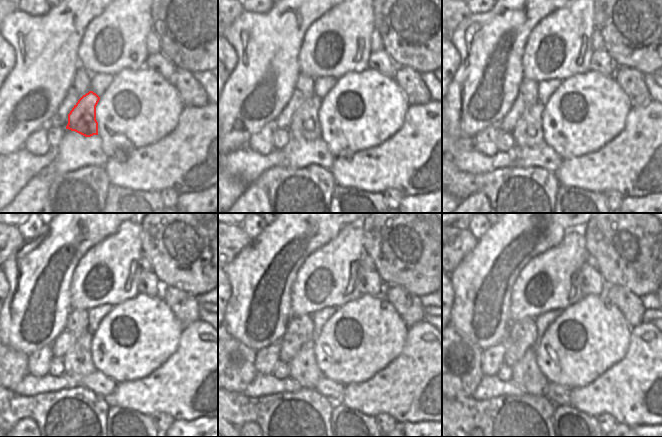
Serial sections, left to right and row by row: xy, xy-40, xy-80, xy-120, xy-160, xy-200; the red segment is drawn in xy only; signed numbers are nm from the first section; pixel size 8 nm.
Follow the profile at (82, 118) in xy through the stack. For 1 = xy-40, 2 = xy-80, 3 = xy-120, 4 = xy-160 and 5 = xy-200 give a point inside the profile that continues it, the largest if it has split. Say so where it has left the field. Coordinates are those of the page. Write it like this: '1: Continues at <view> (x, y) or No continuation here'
1: Continues at xy-40 (305, 125)
2: Continues at xy-80 (528, 133)
3: Continues at xy-120 (78, 364)
4: Continues at xy-160 (303, 365)
5: Continues at xy-200 (526, 374)

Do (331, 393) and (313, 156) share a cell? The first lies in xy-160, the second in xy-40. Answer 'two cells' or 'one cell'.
one cell

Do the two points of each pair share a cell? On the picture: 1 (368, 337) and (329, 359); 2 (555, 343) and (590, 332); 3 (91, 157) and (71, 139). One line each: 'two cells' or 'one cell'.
1: one cell
2: one cell
3: one cell

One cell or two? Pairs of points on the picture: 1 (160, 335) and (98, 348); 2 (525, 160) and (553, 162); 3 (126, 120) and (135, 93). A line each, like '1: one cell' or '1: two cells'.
1: one cell
2: one cell
3: one cell

